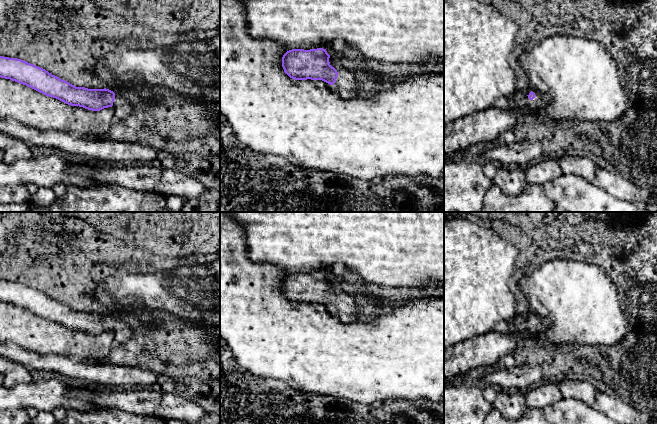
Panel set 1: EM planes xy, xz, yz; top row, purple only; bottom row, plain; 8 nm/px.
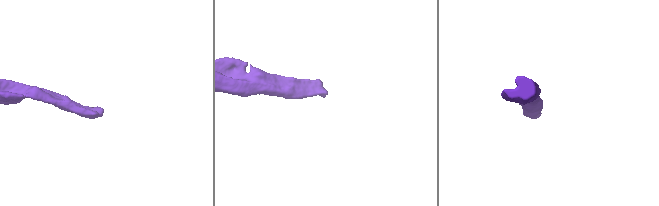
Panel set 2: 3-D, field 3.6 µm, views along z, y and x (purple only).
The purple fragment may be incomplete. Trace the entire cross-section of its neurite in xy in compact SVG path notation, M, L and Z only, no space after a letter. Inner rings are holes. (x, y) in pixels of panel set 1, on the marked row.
M0 56L0 77L26 85L68 105L92 111L112 107L115 119L125 122L134 113L131 102L109 89L76 87L43 68L17 58Z

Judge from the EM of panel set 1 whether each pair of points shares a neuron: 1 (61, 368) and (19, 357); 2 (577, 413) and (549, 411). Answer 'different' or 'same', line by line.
1: same
2: same

